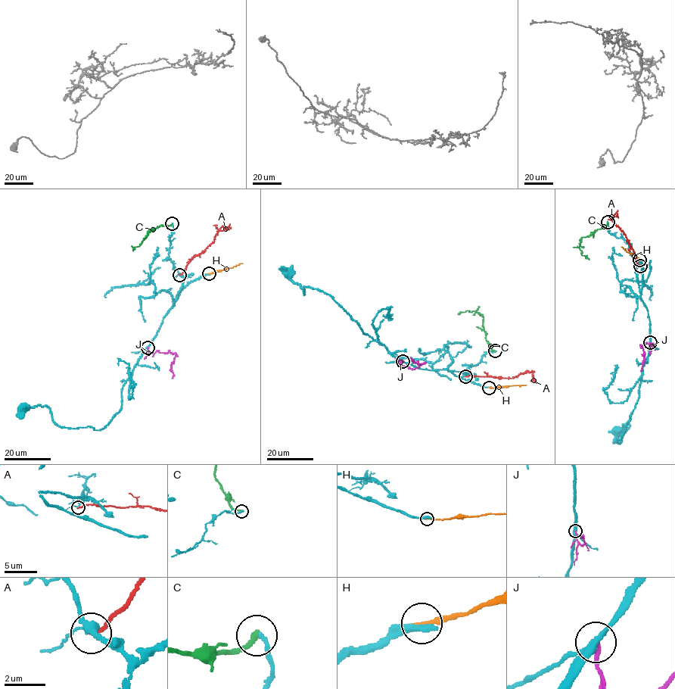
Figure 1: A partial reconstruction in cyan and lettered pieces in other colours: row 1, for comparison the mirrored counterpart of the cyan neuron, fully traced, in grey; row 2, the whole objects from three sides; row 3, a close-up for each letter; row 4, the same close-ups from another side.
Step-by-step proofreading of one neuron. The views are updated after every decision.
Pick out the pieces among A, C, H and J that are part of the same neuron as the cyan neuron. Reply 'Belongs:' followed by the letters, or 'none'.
Belongs: none

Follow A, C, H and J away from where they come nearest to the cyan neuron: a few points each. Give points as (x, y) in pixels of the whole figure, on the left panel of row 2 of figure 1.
A: (180, 275), (192, 258), (212, 243), (218, 230), (230, 223)
C: (172, 223), (150, 230), (132, 250)
H: (209, 274), (243, 263)
J: (147, 347), (150, 353), (169, 351), (175, 354), (171, 366), (172, 378)

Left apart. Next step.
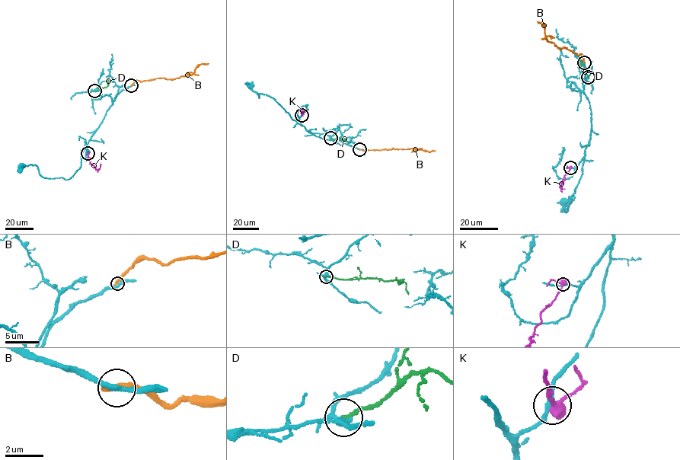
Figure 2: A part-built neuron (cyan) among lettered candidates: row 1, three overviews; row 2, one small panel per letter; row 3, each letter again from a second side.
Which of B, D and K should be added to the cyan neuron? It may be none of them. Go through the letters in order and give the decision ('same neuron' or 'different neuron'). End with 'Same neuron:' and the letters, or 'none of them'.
B: different neuron
D: different neuron
K: different neuron
Same neuron: none of them

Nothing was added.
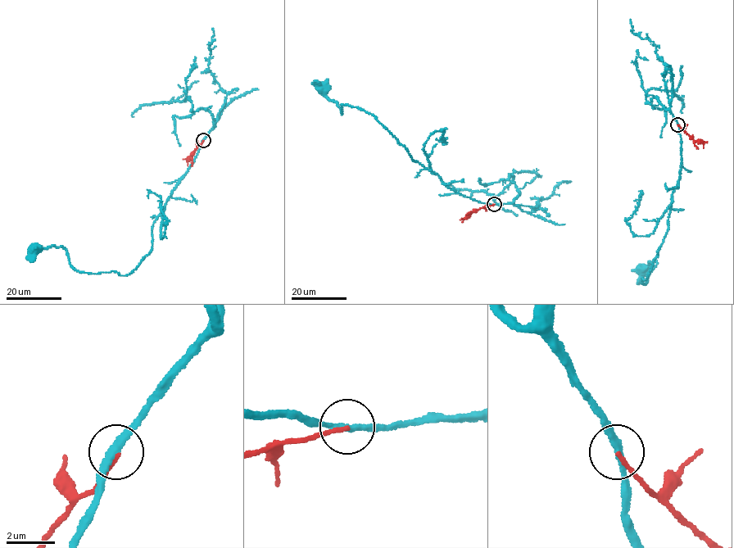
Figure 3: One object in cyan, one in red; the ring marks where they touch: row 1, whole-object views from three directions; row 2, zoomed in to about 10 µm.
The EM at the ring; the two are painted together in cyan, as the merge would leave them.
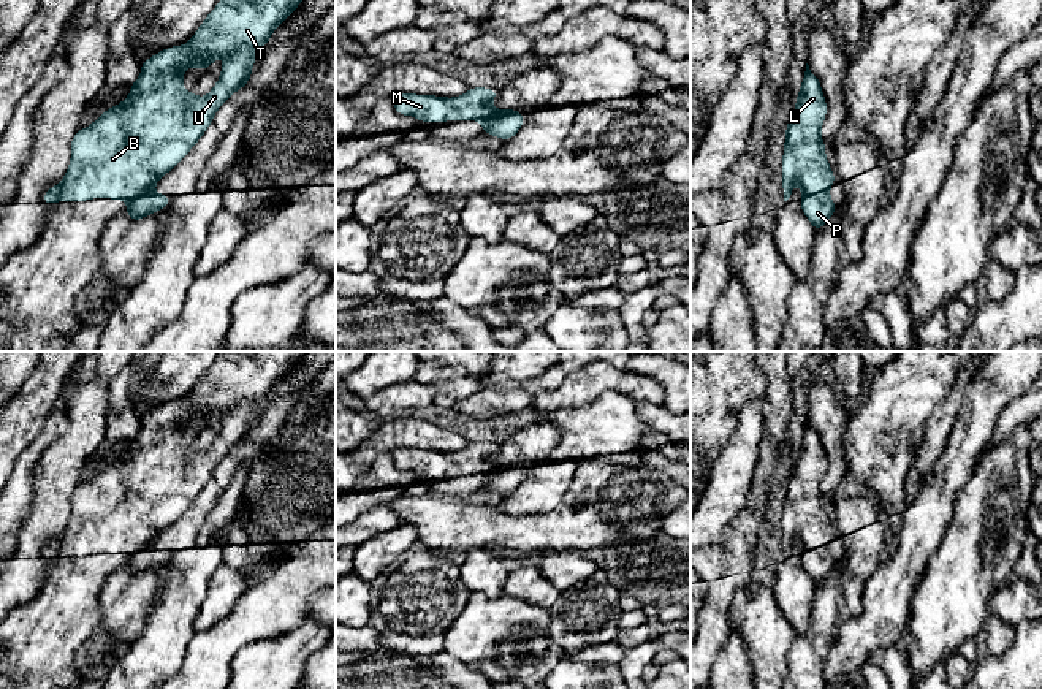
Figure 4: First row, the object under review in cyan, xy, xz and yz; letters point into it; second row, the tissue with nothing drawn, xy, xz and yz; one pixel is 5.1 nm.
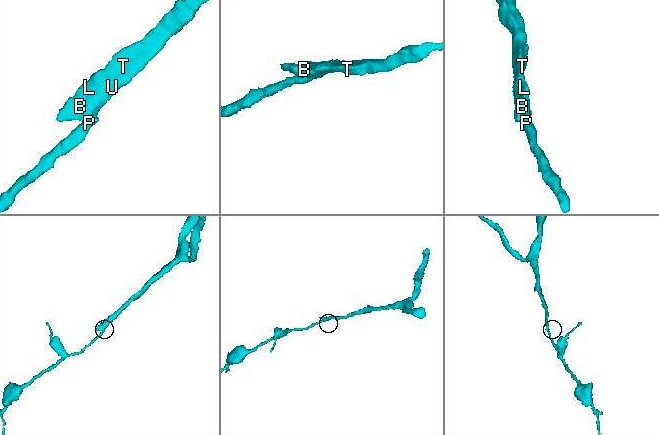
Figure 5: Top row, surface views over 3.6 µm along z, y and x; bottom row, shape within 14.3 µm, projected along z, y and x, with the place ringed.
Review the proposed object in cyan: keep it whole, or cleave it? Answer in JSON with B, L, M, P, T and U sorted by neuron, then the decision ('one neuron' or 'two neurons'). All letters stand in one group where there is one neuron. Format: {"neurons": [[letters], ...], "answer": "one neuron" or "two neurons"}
{"neurons": [["B", "L", "M", "T", "U"], ["P"]], "answer": "two neurons"}

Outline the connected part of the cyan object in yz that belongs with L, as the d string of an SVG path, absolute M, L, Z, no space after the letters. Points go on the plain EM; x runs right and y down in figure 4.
M806 418L797 459L785 482L782 508L784 556L790 553L795 539L800 540L803 550L812 550L830 545L836 537L825 510L825 496L820 491L825 472L827 456L820 436Z

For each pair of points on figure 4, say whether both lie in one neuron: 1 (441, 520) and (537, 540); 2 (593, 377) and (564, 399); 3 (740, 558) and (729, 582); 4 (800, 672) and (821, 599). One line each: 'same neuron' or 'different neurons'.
1: same neuron
2: same neuron
3: same neuron
4: same neuron

